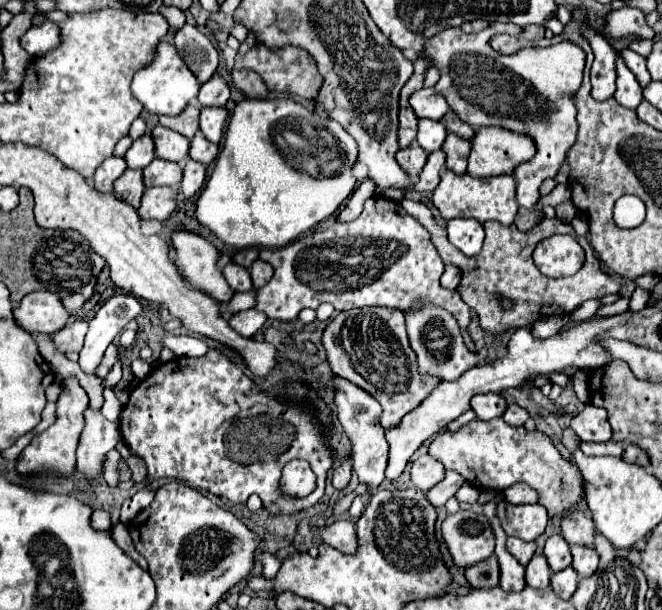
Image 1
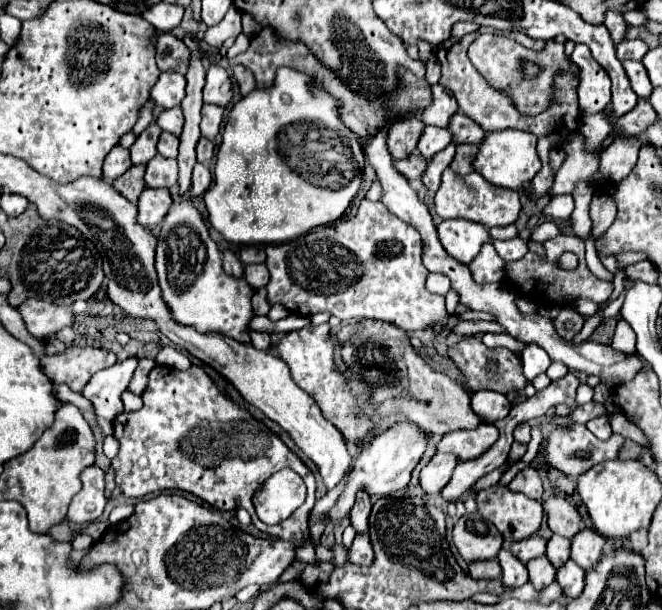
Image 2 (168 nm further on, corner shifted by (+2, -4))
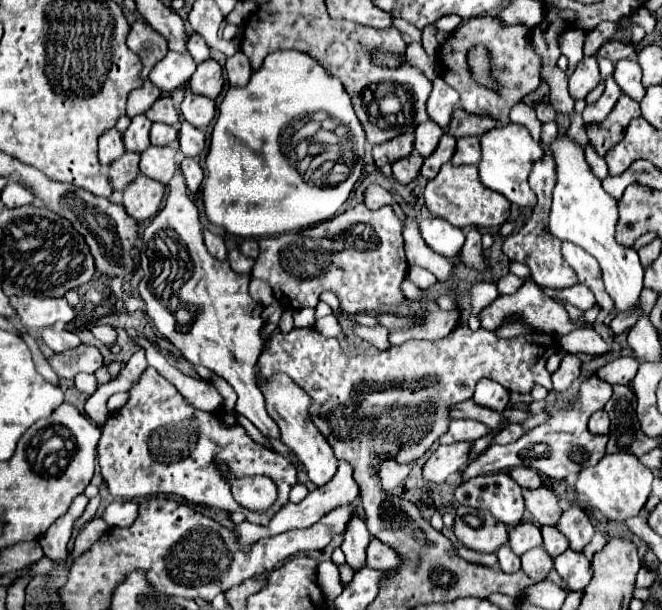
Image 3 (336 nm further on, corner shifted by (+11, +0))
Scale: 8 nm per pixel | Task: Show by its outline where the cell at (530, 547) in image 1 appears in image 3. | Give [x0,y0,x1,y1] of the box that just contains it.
[509,523,543,555]

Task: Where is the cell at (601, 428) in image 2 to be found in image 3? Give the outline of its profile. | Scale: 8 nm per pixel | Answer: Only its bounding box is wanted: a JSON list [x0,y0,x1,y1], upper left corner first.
[589,411,609,435]

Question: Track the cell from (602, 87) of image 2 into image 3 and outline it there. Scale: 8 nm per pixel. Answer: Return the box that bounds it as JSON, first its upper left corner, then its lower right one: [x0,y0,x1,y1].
[569,57,599,99]

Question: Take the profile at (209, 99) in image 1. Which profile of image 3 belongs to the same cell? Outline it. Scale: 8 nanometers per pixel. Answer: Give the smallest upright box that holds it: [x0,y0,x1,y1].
[189,59,225,99]

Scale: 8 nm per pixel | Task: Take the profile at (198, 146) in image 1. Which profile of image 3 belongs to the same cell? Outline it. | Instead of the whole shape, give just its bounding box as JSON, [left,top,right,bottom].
[179,121,205,157]

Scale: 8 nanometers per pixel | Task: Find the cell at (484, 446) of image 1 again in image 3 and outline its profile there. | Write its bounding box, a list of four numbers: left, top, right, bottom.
[439,419,489,445]

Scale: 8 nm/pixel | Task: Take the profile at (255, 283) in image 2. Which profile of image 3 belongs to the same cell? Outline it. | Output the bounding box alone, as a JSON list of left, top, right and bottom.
[227,249,255,273]

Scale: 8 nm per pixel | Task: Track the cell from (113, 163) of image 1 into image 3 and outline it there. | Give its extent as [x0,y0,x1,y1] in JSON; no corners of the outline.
[99,127,125,167]

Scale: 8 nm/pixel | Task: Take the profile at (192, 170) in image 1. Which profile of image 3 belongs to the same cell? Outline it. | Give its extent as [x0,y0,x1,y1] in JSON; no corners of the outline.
[179,157,205,193]

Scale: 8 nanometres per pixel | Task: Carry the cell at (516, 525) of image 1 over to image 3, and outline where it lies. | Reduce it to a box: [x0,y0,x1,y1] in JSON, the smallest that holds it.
[455,473,525,527]

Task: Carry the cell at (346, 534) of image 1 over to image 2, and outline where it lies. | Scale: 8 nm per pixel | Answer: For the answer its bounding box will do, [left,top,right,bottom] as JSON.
[348,535,374,565]

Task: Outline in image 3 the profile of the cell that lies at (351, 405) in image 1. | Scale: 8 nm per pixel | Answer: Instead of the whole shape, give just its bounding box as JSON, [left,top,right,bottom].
[341,515,371,571]

